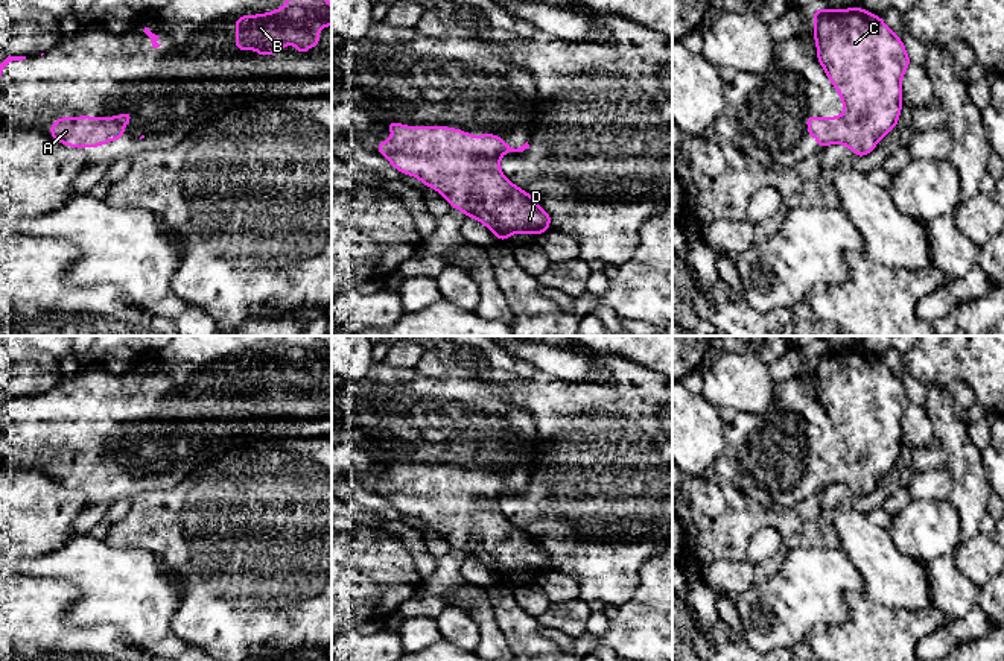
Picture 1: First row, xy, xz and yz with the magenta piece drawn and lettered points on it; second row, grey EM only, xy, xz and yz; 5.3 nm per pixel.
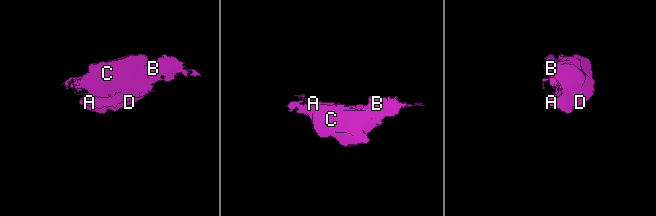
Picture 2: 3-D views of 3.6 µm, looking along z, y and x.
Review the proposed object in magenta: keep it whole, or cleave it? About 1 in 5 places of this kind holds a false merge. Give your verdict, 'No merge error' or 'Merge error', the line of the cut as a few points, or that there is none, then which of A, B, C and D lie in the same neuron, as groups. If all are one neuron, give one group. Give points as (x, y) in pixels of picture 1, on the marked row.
No merge error. No split. Groups: A B C D

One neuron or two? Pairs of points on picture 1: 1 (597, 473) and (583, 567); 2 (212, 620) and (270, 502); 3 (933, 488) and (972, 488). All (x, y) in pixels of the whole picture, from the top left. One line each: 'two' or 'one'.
1: one
2: one
3: two

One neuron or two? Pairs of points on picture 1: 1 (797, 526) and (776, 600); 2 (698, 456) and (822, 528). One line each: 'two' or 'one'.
1: two
2: two

